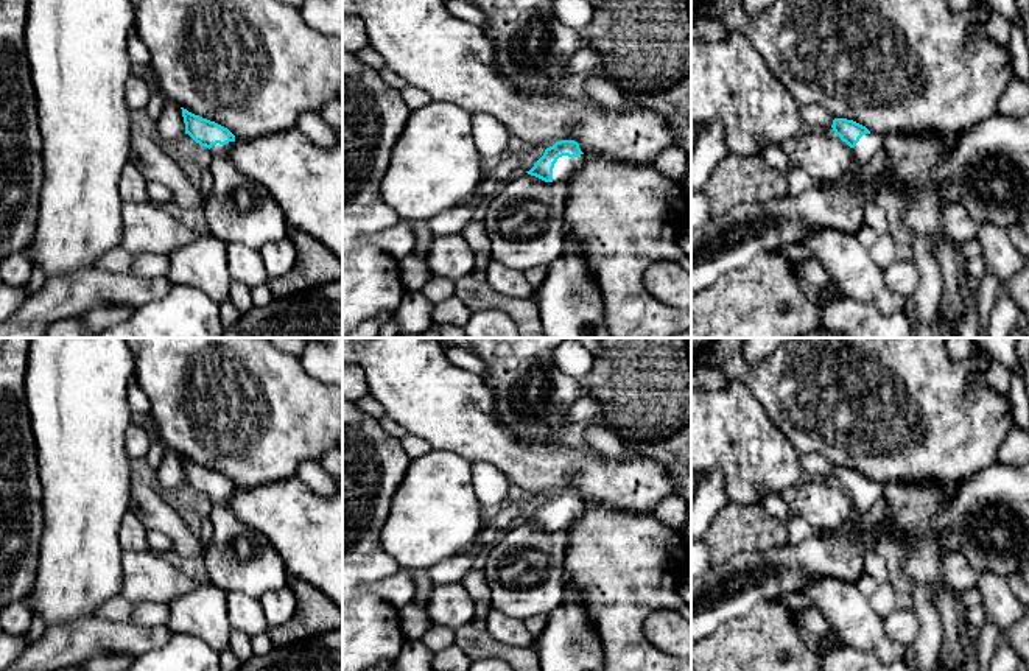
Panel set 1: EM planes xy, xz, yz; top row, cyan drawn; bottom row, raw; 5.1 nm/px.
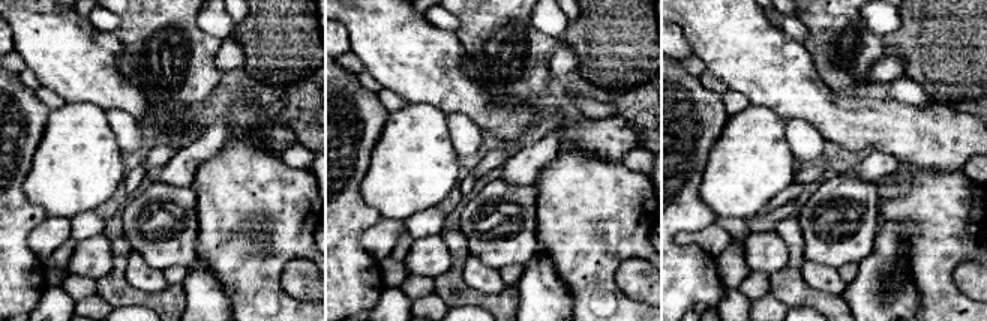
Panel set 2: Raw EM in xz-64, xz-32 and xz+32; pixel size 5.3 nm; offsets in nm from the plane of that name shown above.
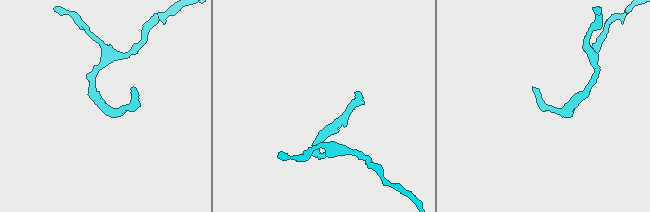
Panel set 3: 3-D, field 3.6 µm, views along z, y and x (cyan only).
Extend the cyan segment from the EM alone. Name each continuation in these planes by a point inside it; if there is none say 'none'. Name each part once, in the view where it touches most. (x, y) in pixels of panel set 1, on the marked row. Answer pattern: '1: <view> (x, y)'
1: xz (564, 167)

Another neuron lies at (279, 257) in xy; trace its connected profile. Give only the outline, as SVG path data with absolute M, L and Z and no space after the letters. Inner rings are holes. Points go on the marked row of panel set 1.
M288 237L266 243L258 252L271 279L277 279L290 272L297 257L294 244Z

